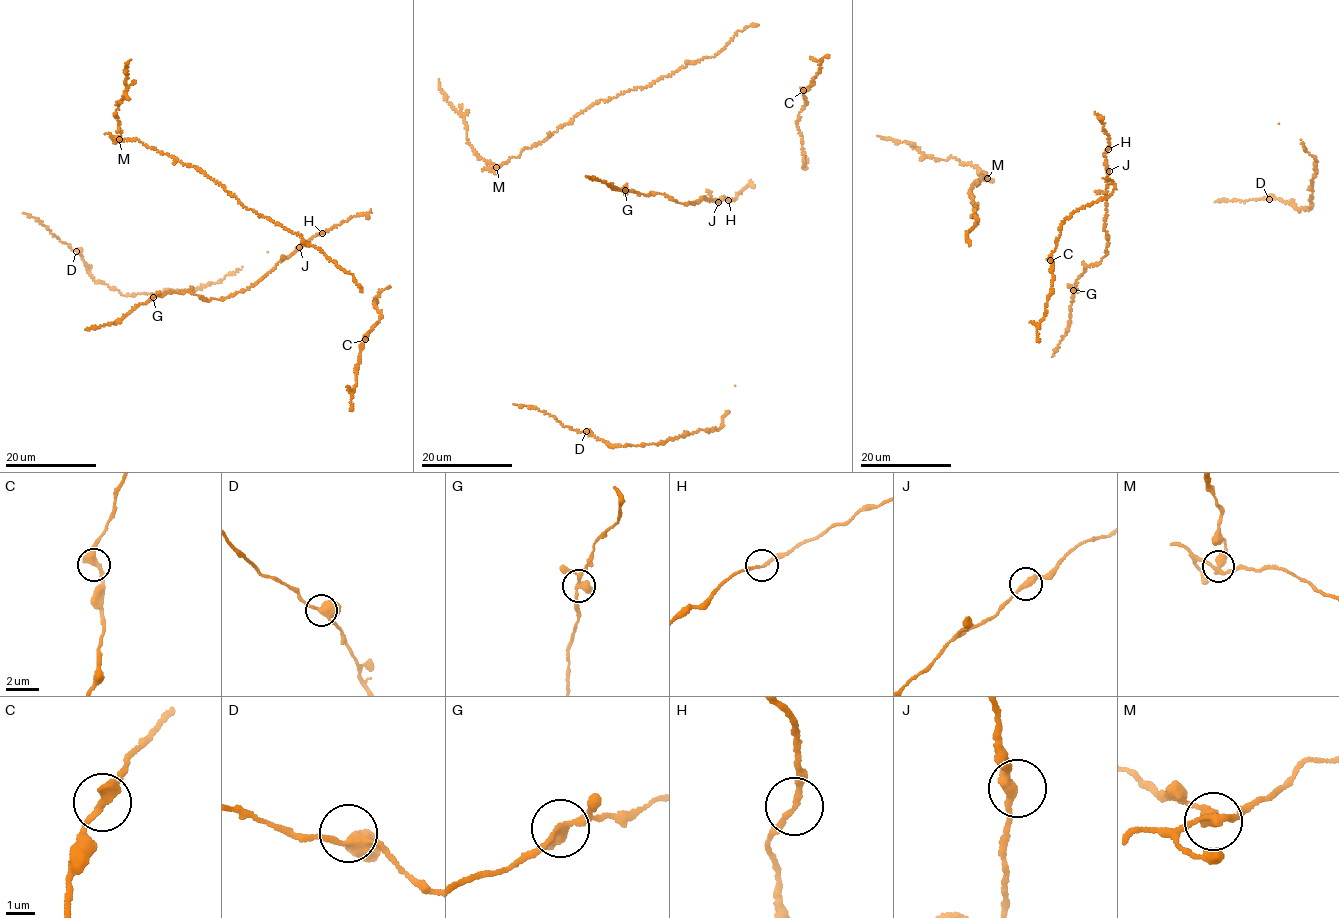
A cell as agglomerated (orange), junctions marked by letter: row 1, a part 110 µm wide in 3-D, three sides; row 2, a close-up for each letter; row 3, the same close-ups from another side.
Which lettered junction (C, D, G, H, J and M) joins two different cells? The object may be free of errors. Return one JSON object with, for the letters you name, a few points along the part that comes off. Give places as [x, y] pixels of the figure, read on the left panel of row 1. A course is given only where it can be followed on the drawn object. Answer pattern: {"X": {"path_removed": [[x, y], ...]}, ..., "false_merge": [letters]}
{"M": {"path_removed": [[118, 139], [117, 103], [127, 90], [126, 63], [130, 59]]}, "false_merge": ["M"]}

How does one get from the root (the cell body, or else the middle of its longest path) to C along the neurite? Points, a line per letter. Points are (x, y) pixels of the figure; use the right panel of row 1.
C: (1112, 180), (1113, 192), (1081, 207), (1061, 225), (1050, 260)

